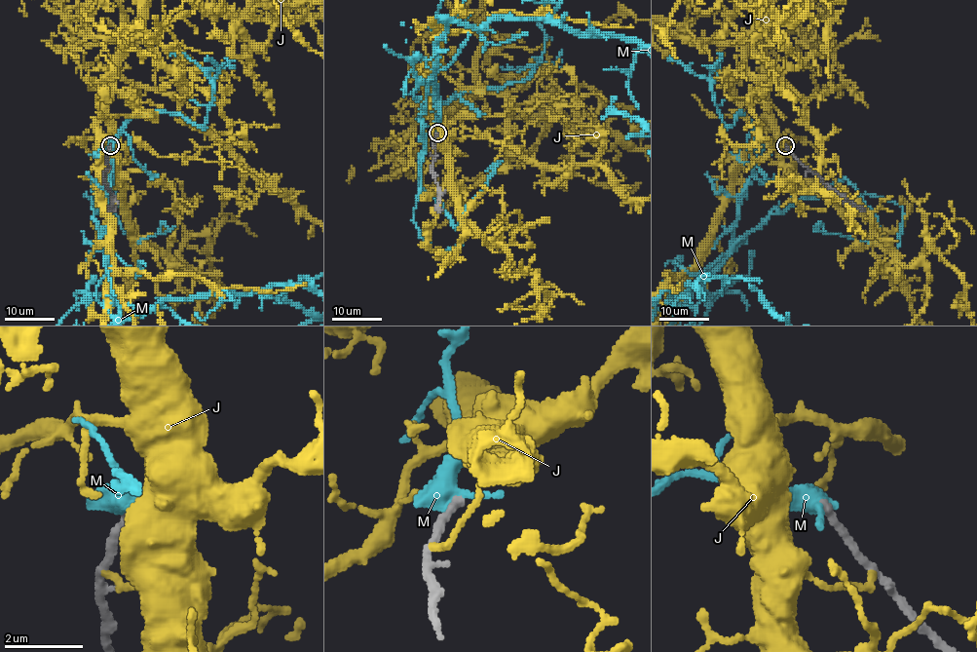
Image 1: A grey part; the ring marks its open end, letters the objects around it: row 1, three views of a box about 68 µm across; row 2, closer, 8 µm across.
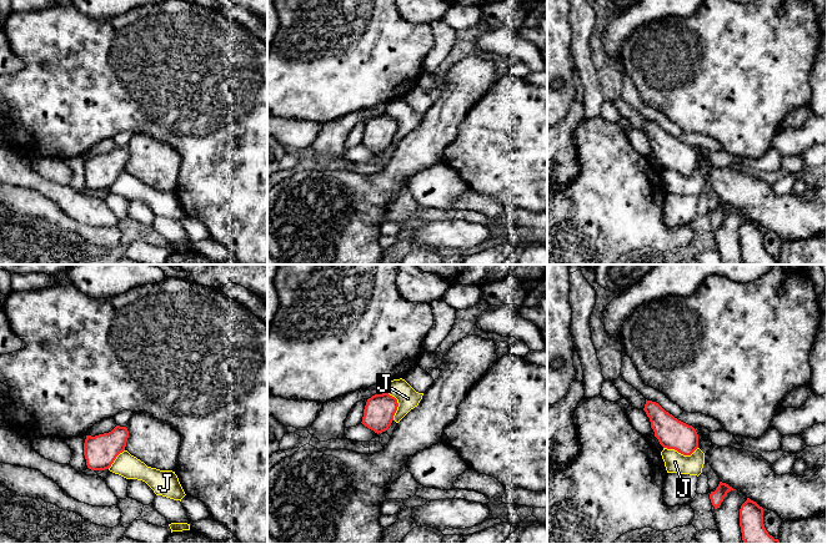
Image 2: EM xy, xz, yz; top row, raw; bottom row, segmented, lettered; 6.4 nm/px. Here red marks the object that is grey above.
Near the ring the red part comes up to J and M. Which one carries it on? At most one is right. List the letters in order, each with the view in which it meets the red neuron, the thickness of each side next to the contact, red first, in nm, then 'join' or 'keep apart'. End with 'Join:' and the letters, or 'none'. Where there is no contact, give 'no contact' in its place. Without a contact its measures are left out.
J: meets red in yz; 190 nm thick on the red side, 140 nm on the other; keep apart
M: no contact; keep apart
Join: none

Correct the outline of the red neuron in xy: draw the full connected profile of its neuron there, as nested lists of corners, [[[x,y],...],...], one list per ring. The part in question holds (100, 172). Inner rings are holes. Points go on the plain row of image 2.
[[[120,146],[109,153],[95,157],[86,156],[84,176],[87,188],[91,191],[109,190],[116,177],[125,171],[127,158],[127,148]]]

